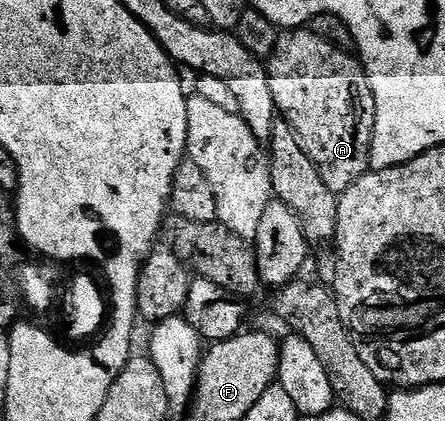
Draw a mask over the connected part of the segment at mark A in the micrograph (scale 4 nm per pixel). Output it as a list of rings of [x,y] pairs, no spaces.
[[[308,27],[281,32],[272,56],[267,58],[266,68],[270,79],[270,91],[274,95],[276,112],[288,122],[298,135],[300,146],[310,155],[322,183],[334,194],[342,194],[362,174],[369,172],[370,147],[376,118],[376,104],[364,67],[351,52],[345,51],[311,32]]]

